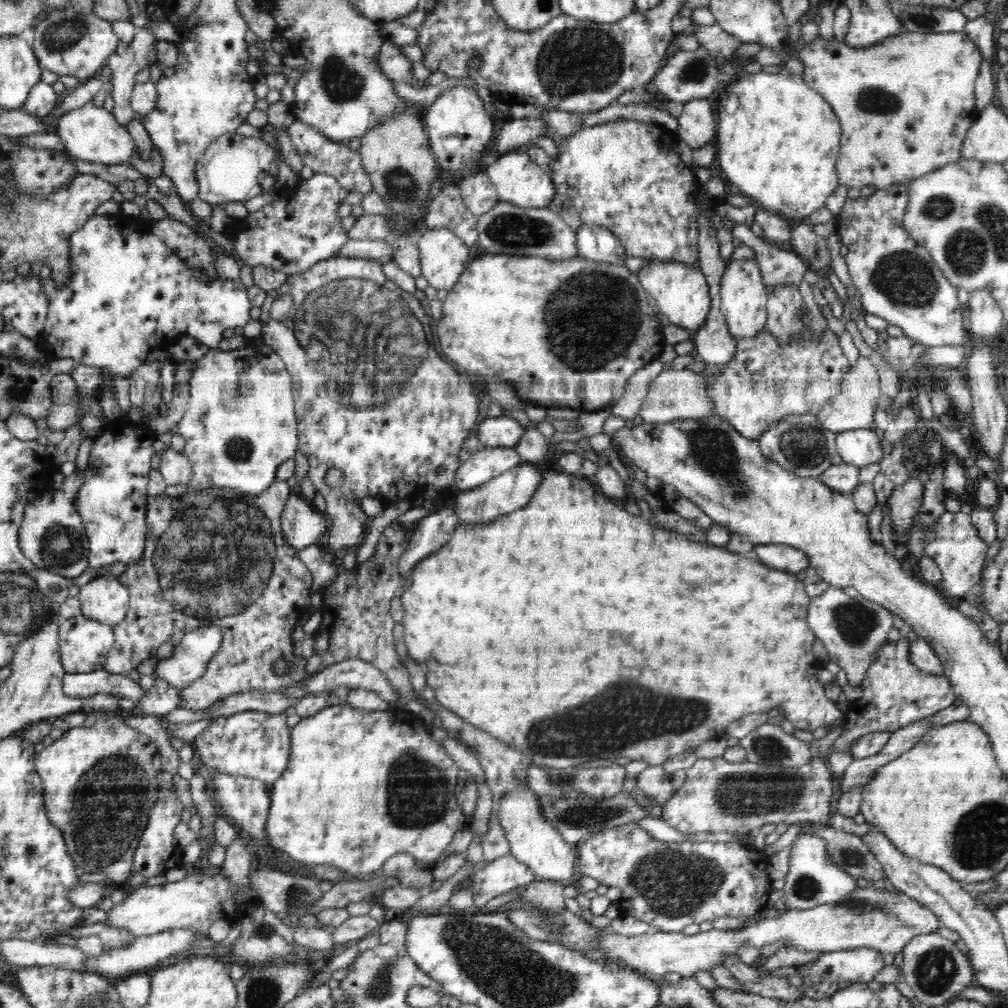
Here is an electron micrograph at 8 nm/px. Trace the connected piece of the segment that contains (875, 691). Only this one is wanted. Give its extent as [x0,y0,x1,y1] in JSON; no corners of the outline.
[832,637,956,753]

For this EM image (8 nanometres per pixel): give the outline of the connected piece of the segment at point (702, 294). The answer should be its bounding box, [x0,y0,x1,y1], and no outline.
[637,259,711,333]

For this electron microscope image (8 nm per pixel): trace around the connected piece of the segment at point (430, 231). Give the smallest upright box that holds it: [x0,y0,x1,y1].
[417,228,470,291]

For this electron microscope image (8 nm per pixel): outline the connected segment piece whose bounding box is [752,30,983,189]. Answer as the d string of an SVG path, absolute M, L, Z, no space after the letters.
M904 30L864 48L854 48L836 38L828 41L819 36L796 52L764 47L754 54L752 60L762 66L780 65L790 58L790 53L795 53L804 65L802 80L831 104L839 118L842 135L836 168L840 185L859 189L865 185L878 189L906 185L918 176L962 158L965 136L978 114L975 82L983 57L964 31L919 33Z

